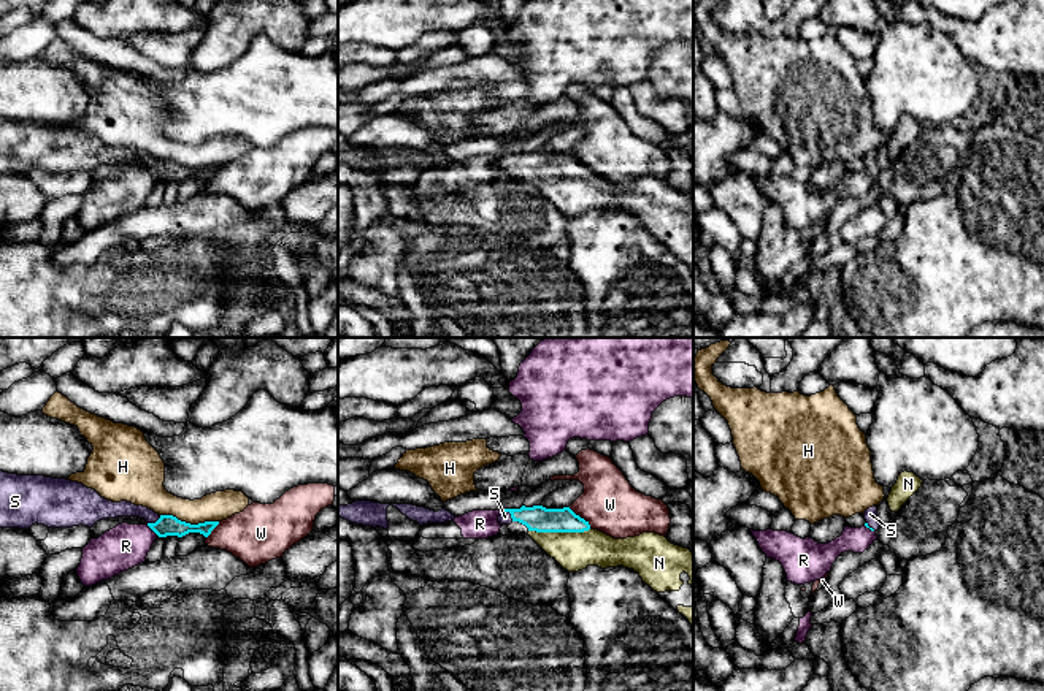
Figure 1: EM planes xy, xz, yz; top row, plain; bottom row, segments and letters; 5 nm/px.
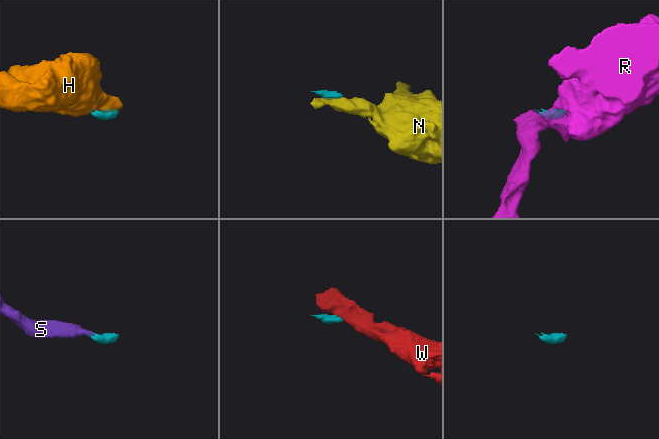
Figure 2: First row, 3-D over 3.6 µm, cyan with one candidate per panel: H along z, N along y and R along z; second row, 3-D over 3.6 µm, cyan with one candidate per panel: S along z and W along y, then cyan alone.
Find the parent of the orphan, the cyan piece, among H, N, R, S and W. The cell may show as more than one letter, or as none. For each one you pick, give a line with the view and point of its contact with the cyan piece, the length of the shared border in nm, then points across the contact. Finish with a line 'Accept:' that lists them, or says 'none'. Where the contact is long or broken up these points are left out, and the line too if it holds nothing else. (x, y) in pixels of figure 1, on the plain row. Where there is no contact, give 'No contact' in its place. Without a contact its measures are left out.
N: Touches cyan at xz (559, 176). Shared border 320 nm. Path across: xz (538, 164), (546, 171), (559, 176), (573, 190), (573, 197)
S: Touches cyan at xy (156, 167). Shared border 80 nm. Path across: xy (167, 170), (156, 167), (140, 156), (108, 154)
Accept: N, S

